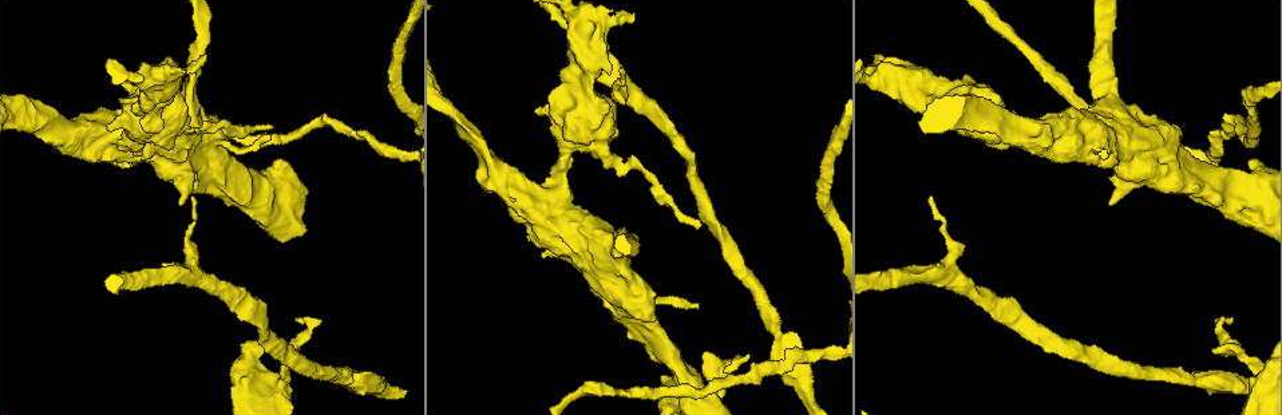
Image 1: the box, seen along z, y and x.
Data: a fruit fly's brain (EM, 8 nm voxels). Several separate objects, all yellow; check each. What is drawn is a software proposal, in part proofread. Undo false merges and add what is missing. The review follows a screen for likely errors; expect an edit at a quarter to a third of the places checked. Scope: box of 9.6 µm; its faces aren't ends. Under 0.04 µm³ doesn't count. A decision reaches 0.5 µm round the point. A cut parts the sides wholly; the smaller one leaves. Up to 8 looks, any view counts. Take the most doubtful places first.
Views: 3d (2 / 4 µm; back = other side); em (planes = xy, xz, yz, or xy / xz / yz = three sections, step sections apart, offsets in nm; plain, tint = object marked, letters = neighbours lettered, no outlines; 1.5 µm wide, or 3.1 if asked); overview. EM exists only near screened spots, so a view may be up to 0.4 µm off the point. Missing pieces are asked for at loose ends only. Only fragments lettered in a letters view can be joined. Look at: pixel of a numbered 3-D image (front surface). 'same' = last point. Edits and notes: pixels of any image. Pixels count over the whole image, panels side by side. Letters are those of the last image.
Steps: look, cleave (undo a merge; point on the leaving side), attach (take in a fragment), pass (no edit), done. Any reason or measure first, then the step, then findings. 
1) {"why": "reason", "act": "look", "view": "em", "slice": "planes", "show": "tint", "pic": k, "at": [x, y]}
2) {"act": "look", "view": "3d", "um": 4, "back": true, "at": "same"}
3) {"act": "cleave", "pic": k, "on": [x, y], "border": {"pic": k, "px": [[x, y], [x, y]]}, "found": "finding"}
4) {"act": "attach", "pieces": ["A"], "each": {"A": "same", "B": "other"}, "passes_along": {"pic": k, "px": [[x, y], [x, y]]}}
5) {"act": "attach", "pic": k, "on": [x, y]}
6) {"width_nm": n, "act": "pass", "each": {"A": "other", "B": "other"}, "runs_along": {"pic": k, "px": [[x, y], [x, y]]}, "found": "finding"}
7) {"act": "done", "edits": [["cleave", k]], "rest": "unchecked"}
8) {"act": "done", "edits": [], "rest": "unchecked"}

{"act": "look", "view": "em", "slice": "planes", "show": "letters", "pic": 1, "at": [271, 129]}

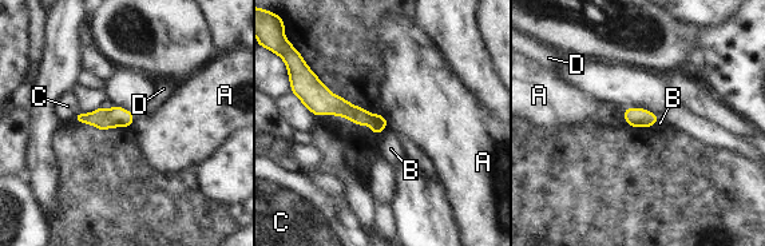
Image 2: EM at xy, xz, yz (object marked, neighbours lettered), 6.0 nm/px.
{"longest_contact_nm": ["A", 100], "act": "pass", "each": {"A": "other", "B": "other", "C": "other", "D": "other"}, "border": {"pic": 2, "px": [[622, 110], [623, 118], [629, 125]]}, "found": "no lettered fragment goes on from it"}

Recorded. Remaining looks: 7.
{"why": "tapers out", "act": "look", "view": "em", "slice": "planes", "show": "letters", "pic": 1, "at": [697, 306]}

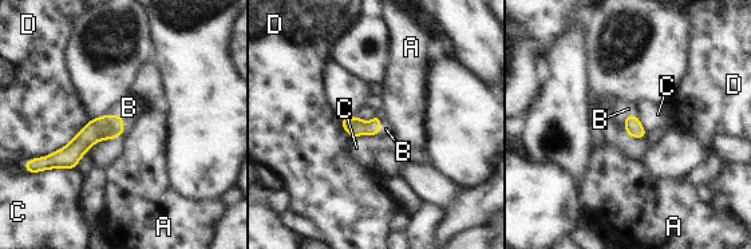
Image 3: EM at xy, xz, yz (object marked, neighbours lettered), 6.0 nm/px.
{"act": "attach", "pieces": ["B"], "each": {"A": "other", "B": "same", "C": "other", "D": "other"}, "passes_along": {"pic": 3, "px": [[110, 126], [122, 121], [129, 107]]}, "found": "it goes on there"}

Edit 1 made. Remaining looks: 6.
{"why": "redraw", "act": "look", "view": "overview"}

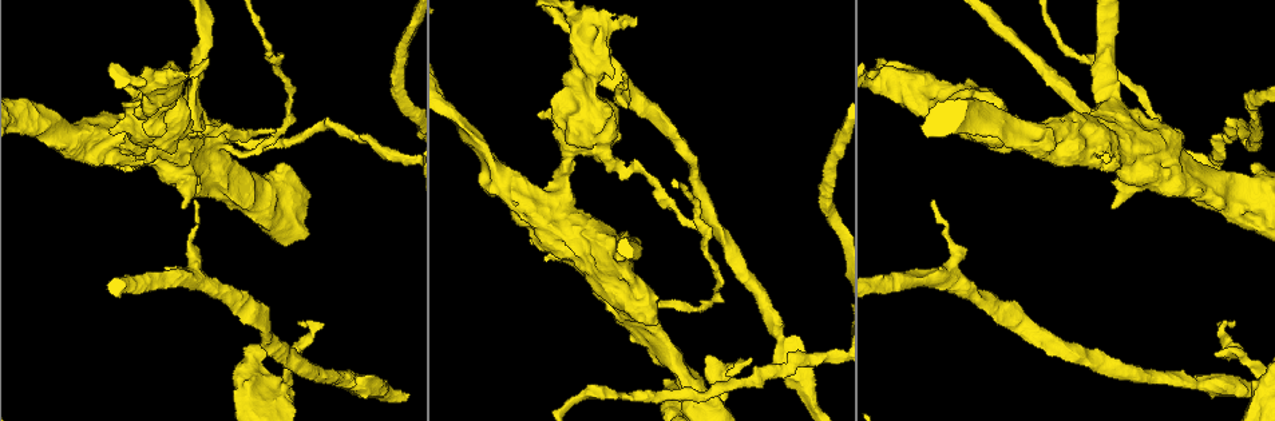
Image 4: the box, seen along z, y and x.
{"why": "branch stops here", "act": "look", "view": "em", "slice": "xy", "step": 8, "show": "letters", "pic": 4, "at": [1131, 177]}

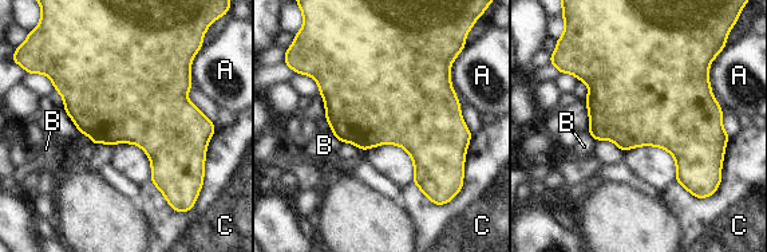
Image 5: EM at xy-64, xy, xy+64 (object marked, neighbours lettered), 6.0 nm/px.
{"why": "cut it another way", "act": "look", "view": "em", "slice": "planes", "show": "letters", "at": "same"}

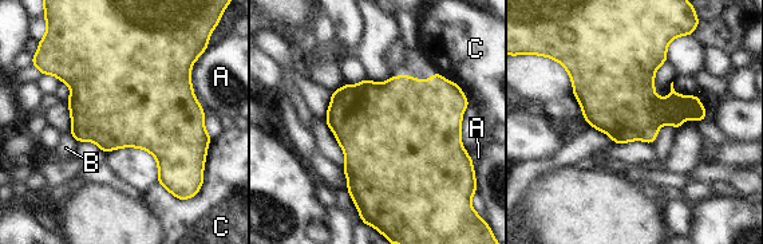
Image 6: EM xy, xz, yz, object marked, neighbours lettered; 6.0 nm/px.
{"width_nm": 600, "act": "pass", "each": {"A": "other", "B": "other", "C": "other"}, "border": {"pic": 6, "px": [[70, 132], [78, 141]]}, "found": "no lettered fragment goes on from it"}

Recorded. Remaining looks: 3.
{"act": "done", "edits": [["attach", 3]], "rest": "unchecked"}

